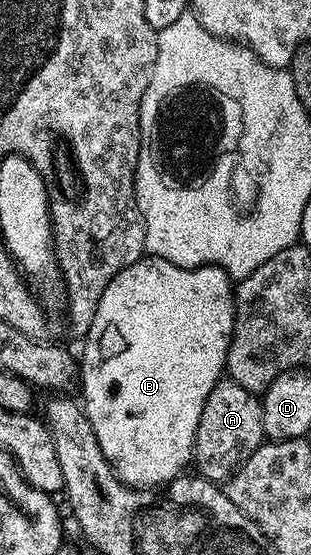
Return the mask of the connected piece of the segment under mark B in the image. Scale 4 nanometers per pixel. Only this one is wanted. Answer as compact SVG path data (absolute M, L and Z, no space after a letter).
M143 257L137 259L125 267L104 289L100 297L100 305L94 314L92 325L84 337L86 343L82 347L82 359L80 355L80 387L82 383L81 406L86 413L86 420L92 427L92 433L96 435L96 441L100 445L100 453L110 463L110 468L121 483L135 489L157 489L171 483L177 476L183 474L191 466L194 454L194 438L196 437L196 425L200 421L200 413L204 409L204 401L208 393L223 378L226 365L226 354L230 338L234 332L234 287L232 280L224 269L219 267L177 267L168 261L157 257Z

